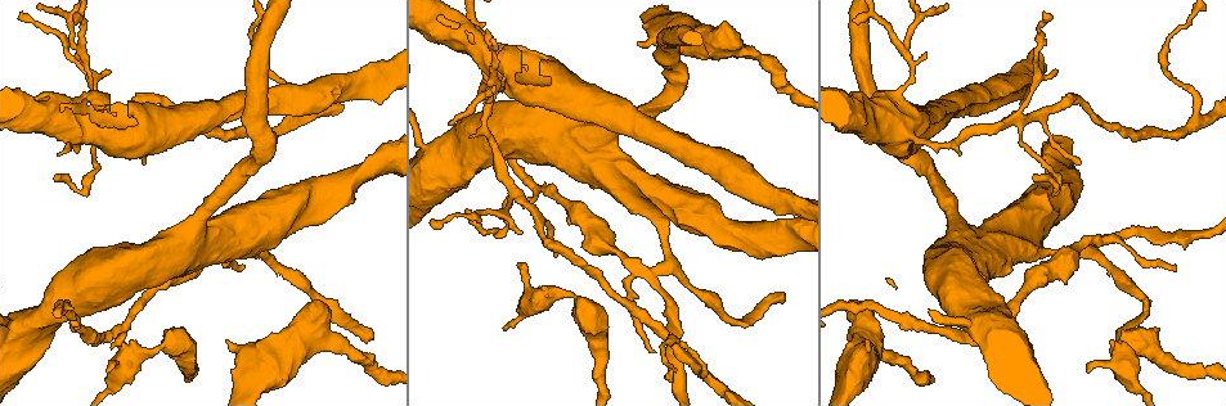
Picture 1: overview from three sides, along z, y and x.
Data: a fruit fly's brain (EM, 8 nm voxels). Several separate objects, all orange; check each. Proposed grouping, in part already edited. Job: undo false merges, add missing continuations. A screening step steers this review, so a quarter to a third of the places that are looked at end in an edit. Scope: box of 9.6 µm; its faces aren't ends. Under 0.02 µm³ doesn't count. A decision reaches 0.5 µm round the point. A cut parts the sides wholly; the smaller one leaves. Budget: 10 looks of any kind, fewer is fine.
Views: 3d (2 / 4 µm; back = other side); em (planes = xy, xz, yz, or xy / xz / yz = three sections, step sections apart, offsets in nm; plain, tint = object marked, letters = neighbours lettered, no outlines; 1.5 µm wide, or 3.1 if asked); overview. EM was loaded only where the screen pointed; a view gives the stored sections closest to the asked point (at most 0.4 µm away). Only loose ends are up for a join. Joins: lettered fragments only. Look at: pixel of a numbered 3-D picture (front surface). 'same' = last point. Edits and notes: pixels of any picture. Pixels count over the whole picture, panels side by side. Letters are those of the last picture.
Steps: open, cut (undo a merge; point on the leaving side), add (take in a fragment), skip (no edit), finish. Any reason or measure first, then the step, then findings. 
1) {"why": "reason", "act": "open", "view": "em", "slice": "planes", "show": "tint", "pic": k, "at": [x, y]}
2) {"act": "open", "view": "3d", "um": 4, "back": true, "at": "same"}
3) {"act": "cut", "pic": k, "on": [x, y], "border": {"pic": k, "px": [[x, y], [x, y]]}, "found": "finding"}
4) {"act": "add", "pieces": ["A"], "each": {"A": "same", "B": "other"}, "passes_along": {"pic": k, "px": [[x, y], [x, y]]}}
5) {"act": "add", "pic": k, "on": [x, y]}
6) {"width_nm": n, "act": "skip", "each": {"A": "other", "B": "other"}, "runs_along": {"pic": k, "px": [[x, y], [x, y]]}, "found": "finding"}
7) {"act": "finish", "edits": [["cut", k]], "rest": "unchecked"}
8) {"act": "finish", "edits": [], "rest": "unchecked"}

{"why": "branch stops here", "act": "open", "view": "3d", "um": 4, "pic": 1, "at": [784, 293]}

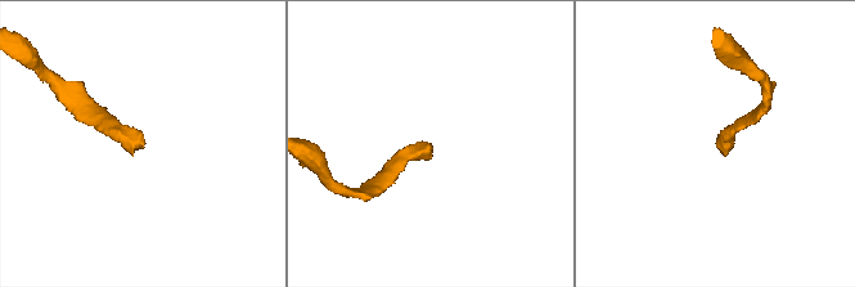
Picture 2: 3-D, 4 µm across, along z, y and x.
{"why": "shape alone is not enough", "act": "open", "view": "em", "slice": "xy", "step": 4, "show": "letters", "pic": 2, "at": [724, 148]}

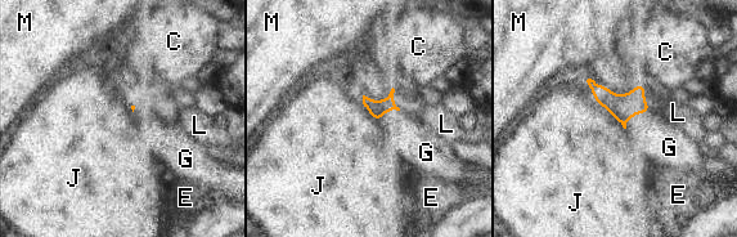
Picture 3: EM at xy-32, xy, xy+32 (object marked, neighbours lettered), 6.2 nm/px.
{"act": "add", "pieces": ["G"], "each": {"C": "other", "E": "other", "G": "same", "J": "other", "L": "other", "M": "other"}, "passes_along": {"pic": 3, "px": [[623, 107], [634, 115], [652, 133]]}, "found": "it goes on there"}

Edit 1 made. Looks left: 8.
{"act": "open", "view": "overview"}

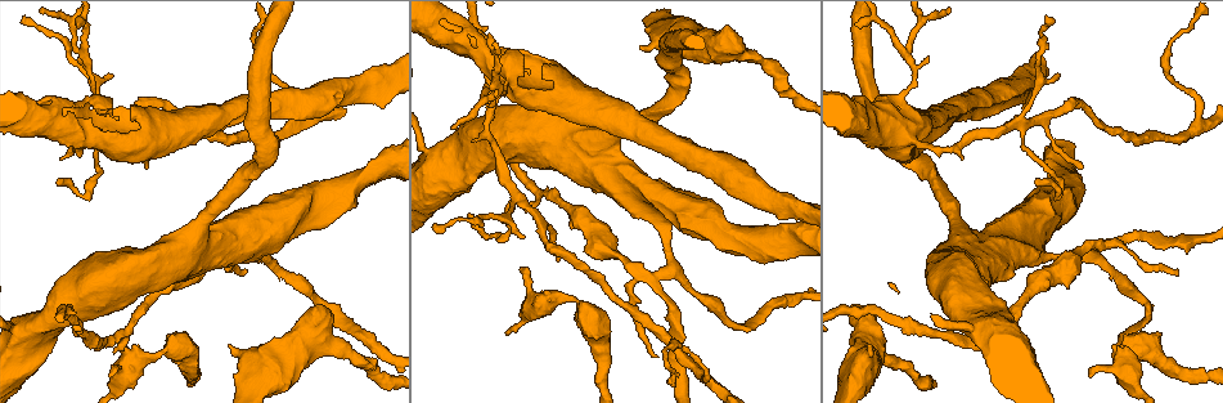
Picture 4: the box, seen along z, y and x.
{"why": "thin neck", "act": "open", "view": "3d", "um": 2, "pic": 4, "at": [84, 57]}

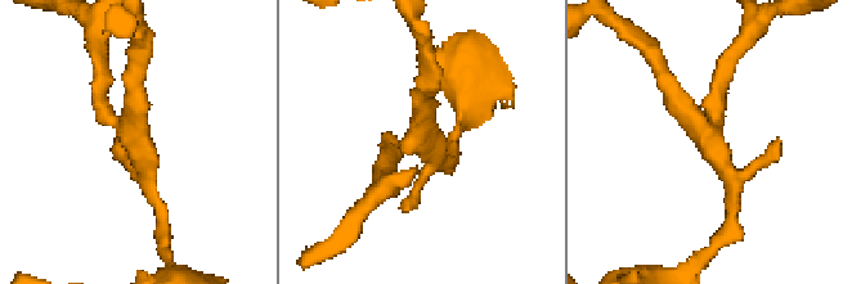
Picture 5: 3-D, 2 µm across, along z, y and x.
{"arms": 3, "act": "open", "view": "em", "slice": "planes", "show": "letters", "pic": 5, "at": [131, 138]}

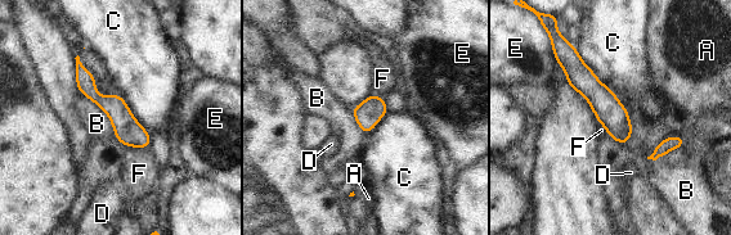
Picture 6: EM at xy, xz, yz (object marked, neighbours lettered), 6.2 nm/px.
{"act": "skip", "each": {"A": "other", "B": "other", "C": "other", "D": "other", "E": "other", "F": "other"}, "found": "all the same neuron"}

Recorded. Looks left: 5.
{"why": "branch stops here", "act": "open", "view": "3d", "um": 2, "pic": 4, "at": [641, 46]}

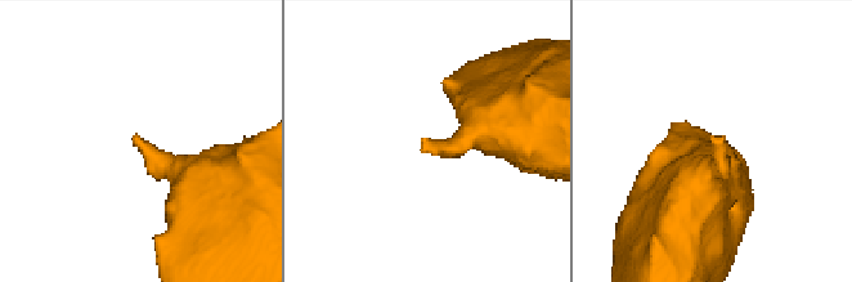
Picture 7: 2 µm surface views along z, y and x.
{"why": "shape alone is not enough", "act": "open", "view": "em", "slice": "xz", "step": 4, "show": "tint", "pic": 7, "at": [133, 139]}

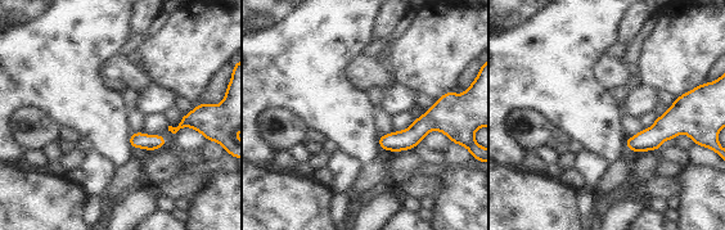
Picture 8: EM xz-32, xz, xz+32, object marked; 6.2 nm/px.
{"why": "another direction", "act": "open", "view": "em", "slice": "planes", "show": "letters", "at": "same"}

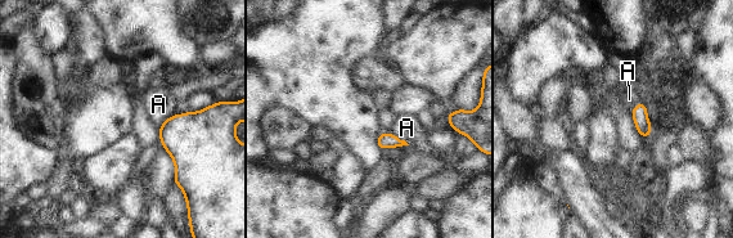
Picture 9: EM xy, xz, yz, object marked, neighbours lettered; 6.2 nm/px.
{"act": "skip", "each": {"A": "other"}, "found": "none of them fits"}

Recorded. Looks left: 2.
{"act": "open", "view": "em", "slice": "yz", "step": 4, "show": "tint", "pic": 4, "at": [109, 375]}

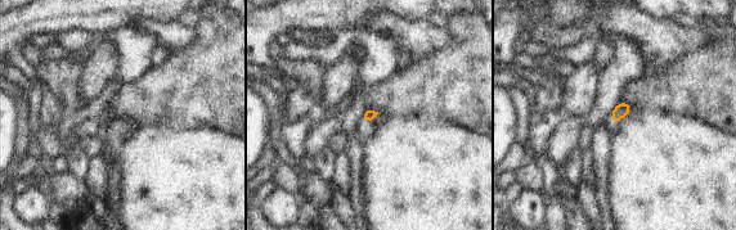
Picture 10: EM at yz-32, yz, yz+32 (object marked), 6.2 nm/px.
{"act": "open", "view": "em", "slice": "planes", "show": "letters", "at": "same"}

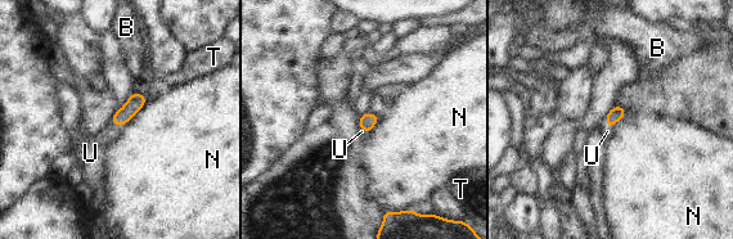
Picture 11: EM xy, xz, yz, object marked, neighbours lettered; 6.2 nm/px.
{"act": "add", "pieces": ["U"], "each": {"B": "other", "N": "other", "T": "other", "U": "same"}, "passes_along": {"pic": 11, "px": [[617, 112], [606, 125], [607, 131]]}, "found": "it goes on there"}

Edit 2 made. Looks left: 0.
{"act": "finish", "edits": [["add", 3], ["add", 11]], "rest": "unchecked"}

